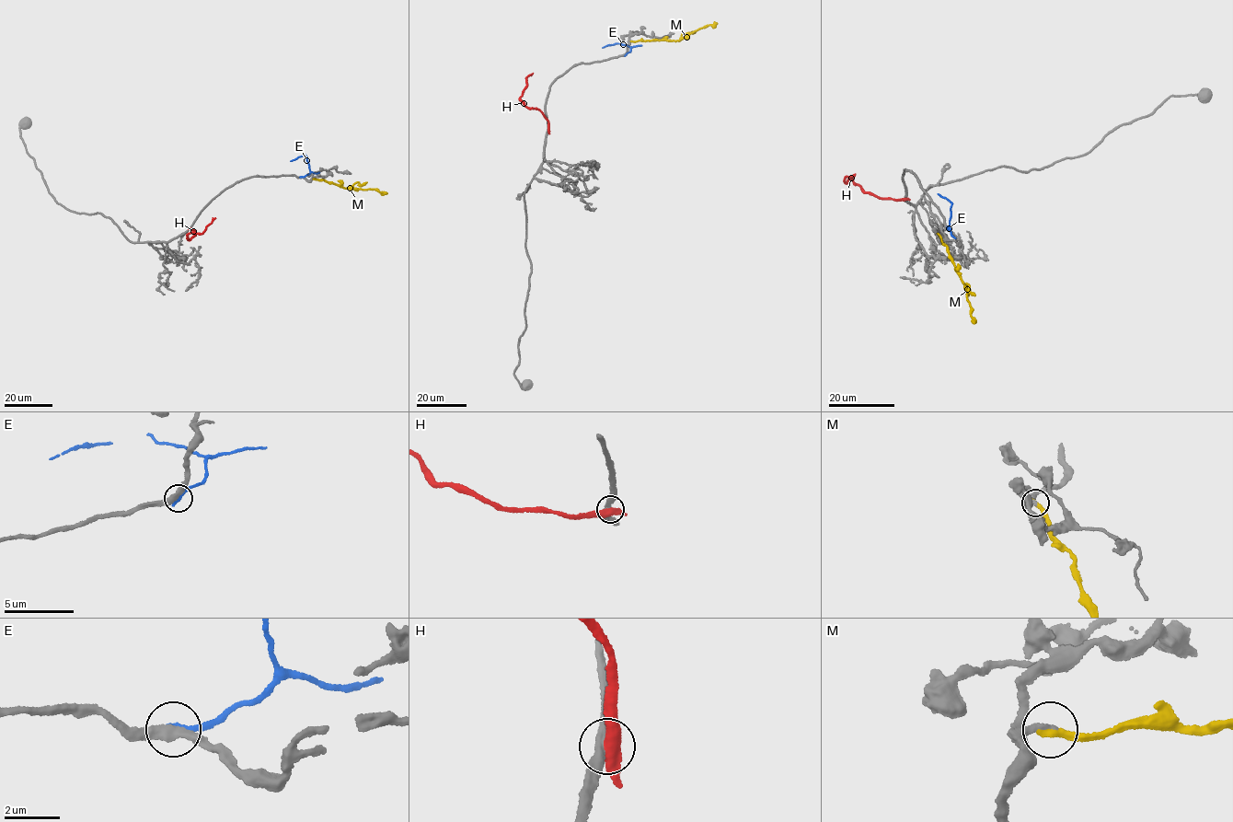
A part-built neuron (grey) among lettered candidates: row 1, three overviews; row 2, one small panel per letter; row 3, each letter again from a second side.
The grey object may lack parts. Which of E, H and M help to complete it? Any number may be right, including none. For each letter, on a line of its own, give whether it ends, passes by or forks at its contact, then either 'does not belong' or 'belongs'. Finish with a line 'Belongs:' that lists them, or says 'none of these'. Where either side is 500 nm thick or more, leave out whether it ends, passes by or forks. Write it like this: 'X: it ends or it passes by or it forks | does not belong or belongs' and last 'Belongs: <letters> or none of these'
E: it ends | does not belong
H: it passes by | does not belong
M: it ends | belongs
Belongs: M

